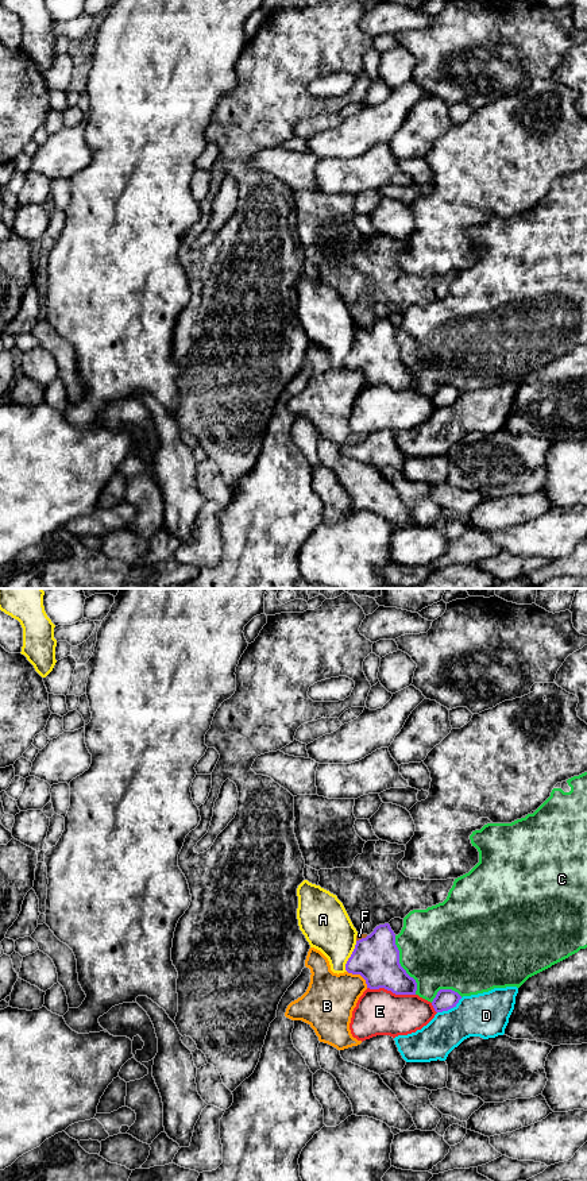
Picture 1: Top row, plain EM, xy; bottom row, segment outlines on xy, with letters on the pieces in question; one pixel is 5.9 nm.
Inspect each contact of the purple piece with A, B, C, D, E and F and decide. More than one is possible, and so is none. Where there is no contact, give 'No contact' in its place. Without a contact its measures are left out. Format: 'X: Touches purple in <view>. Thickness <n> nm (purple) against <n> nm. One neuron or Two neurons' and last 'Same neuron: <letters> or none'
A: Touches purple in xy. Thickness 280 nm (purple) against 280 nm. Two neurons
B: Touches purple in xy. Thickness 280 nm (purple) against 300 nm. Two neurons
C: Touches purple in xy. Thickness 280 nm (purple) against 460 nm. Two neurons
D: Touches purple in xy. Thickness 130 nm (purple) against 260 nm. Two neurons
E: Touches purple in xy. Thickness 280 nm (purple) against 280 nm. Two neurons
F: Touches purple in xy. Thickness 280 nm (purple) against 40 nm. One neuron
Same neuron: F

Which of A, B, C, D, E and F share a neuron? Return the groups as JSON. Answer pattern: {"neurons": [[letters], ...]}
{"neurons": [["A"], ["B"], ["C"], ["D"], ["E"], ["F"]]}

